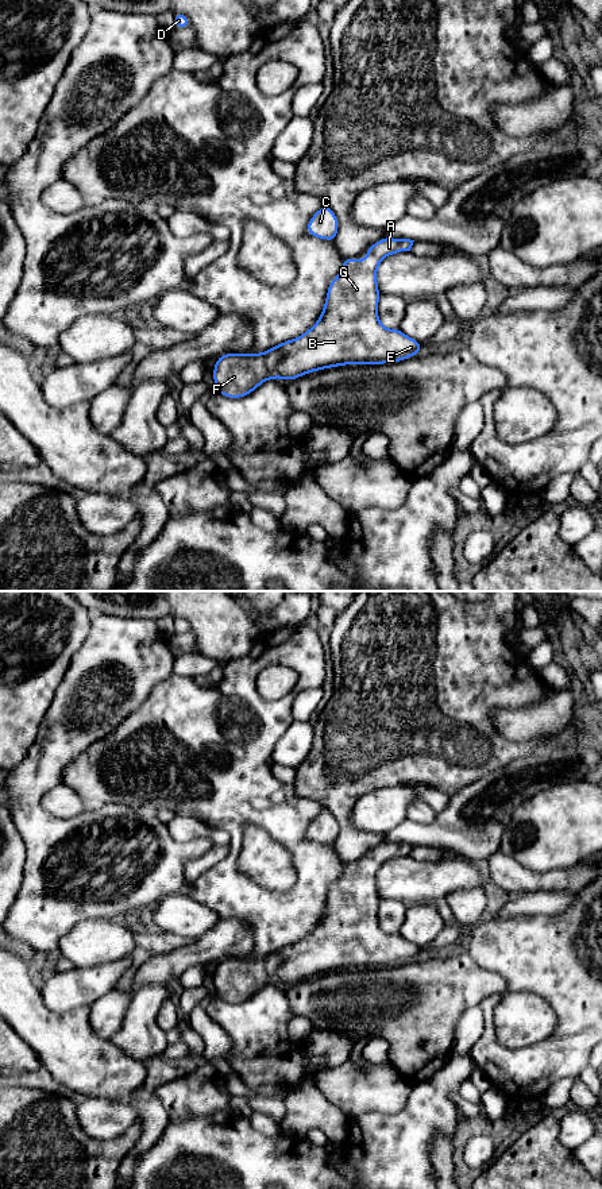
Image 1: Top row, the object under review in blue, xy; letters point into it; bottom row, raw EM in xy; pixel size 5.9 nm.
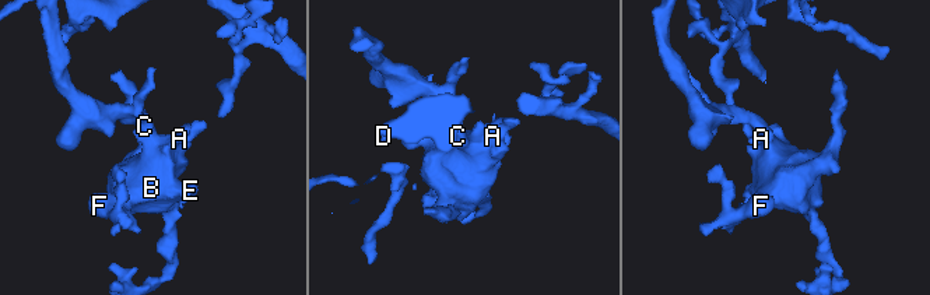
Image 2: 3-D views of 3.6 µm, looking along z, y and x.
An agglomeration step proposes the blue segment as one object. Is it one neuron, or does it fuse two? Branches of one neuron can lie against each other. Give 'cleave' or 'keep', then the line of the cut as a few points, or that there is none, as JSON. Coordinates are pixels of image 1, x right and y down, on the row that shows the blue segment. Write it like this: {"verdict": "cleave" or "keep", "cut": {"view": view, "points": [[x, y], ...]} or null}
{"verdict": "keep", "cut": null}

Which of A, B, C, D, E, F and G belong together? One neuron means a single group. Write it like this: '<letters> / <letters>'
A B C D E F G

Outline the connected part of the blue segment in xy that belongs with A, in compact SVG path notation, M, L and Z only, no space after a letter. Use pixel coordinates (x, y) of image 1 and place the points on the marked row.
M382 238L363 252L368 255L367 260L344 258L340 274L333 278L328 286L323 313L317 323L304 335L271 347L265 354L250 352L220 355L213 367L215 393L223 394L228 398L242 398L252 393L267 379L282 378L290 382L308 372L325 370L328 367L340 367L343 364L394 363L421 352L424 350L421 343L408 337L400 329L386 329L378 319L378 301L381 293L377 283L377 269L385 256L395 252L410 251L413 242L414 240L410 239Z

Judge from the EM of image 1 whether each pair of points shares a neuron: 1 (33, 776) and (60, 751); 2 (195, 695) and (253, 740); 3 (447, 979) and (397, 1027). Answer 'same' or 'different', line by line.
1: same
2: same
3: same

